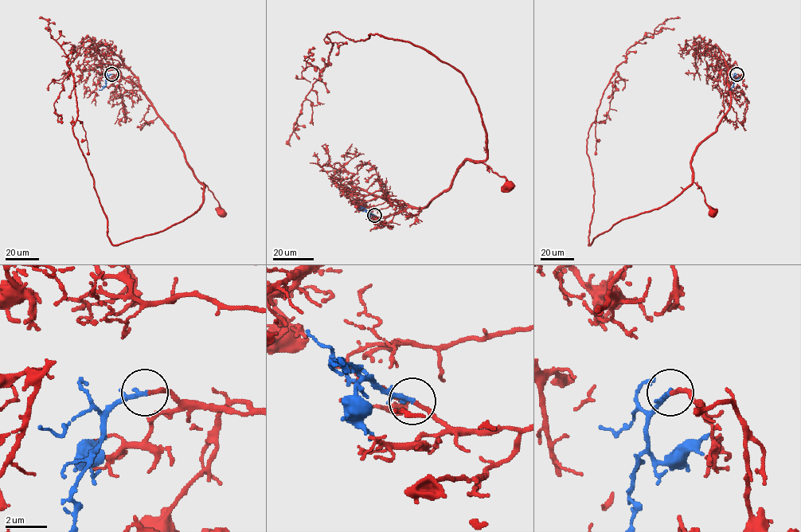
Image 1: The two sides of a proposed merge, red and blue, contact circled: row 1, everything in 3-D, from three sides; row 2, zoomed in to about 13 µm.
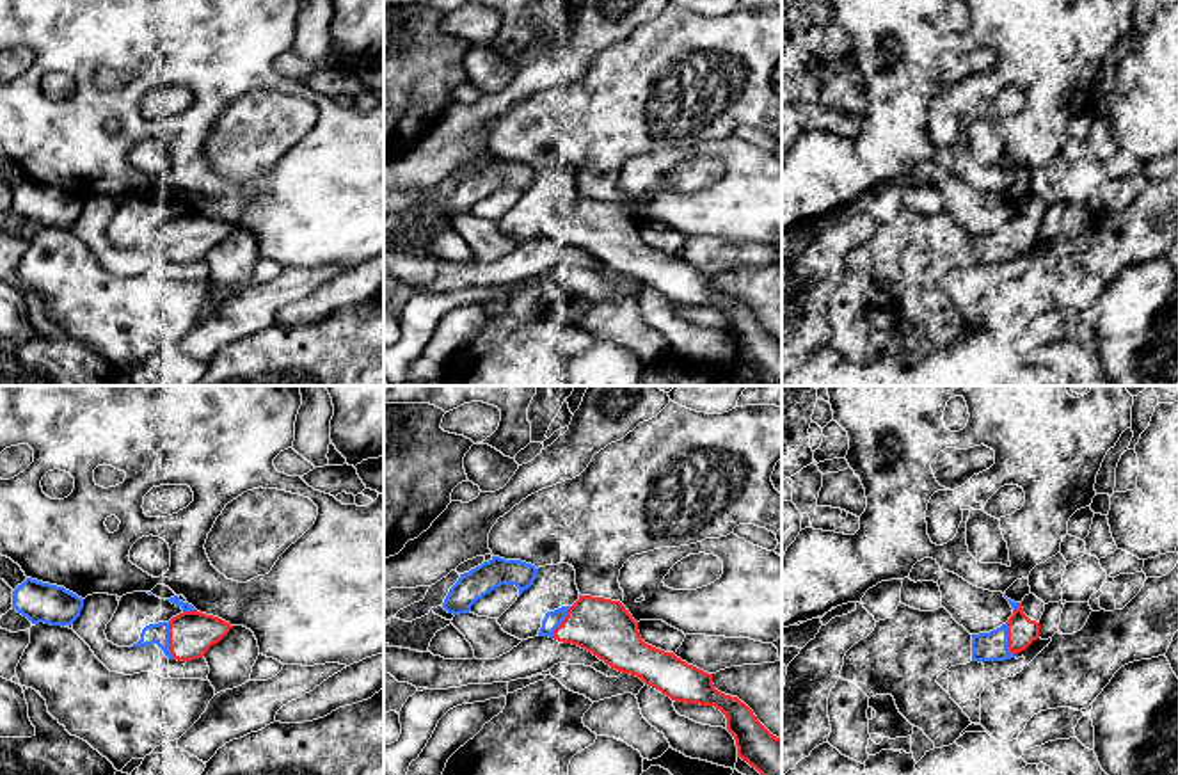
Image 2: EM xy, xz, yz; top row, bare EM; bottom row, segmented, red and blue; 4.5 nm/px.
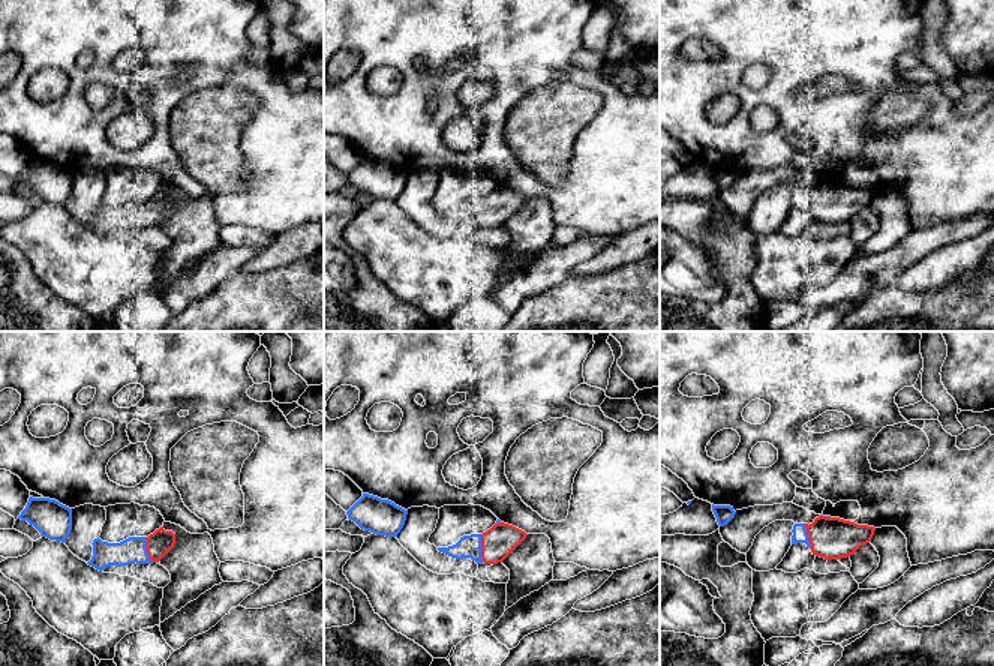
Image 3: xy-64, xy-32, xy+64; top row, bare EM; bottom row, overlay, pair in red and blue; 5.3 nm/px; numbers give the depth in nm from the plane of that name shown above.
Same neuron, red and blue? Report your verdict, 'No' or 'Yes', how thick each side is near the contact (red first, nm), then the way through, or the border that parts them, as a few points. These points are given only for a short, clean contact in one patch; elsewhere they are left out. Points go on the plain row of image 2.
Yes. Thickness 200 nm (red) against 100 nm

